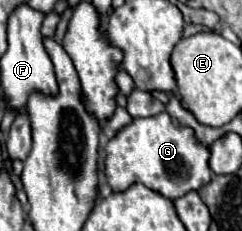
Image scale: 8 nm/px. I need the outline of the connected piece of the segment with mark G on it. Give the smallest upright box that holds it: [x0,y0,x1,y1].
[103,111,211,199]

